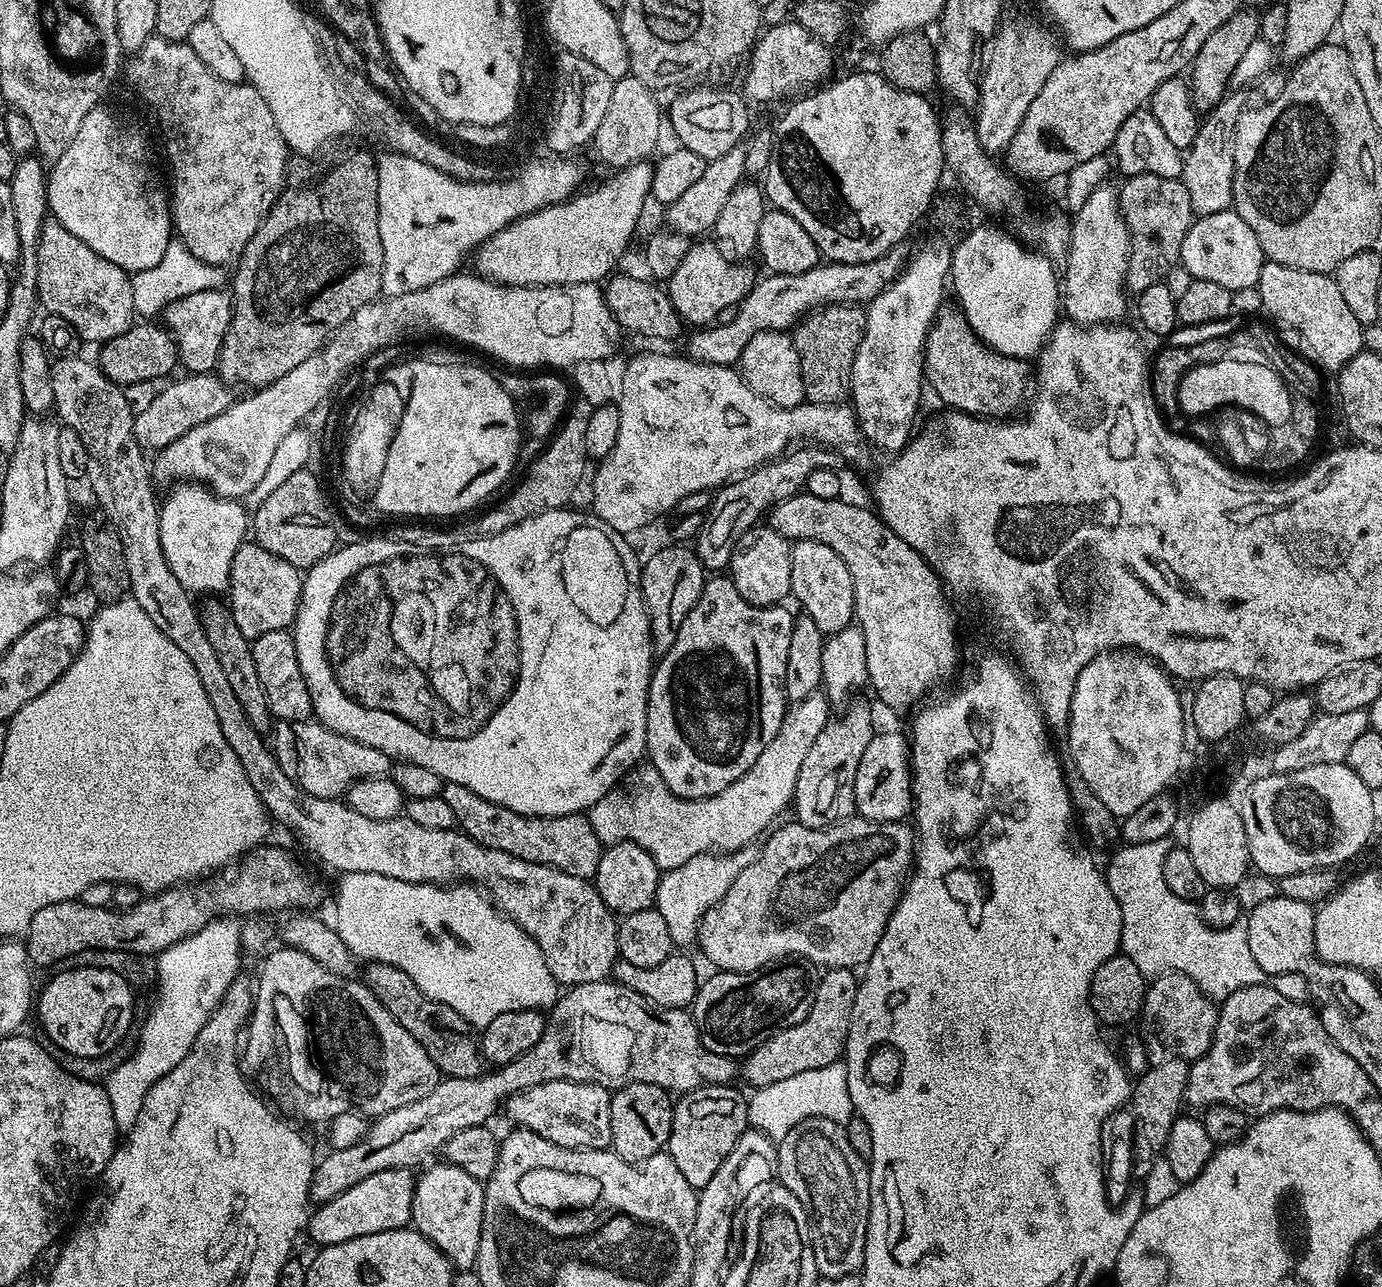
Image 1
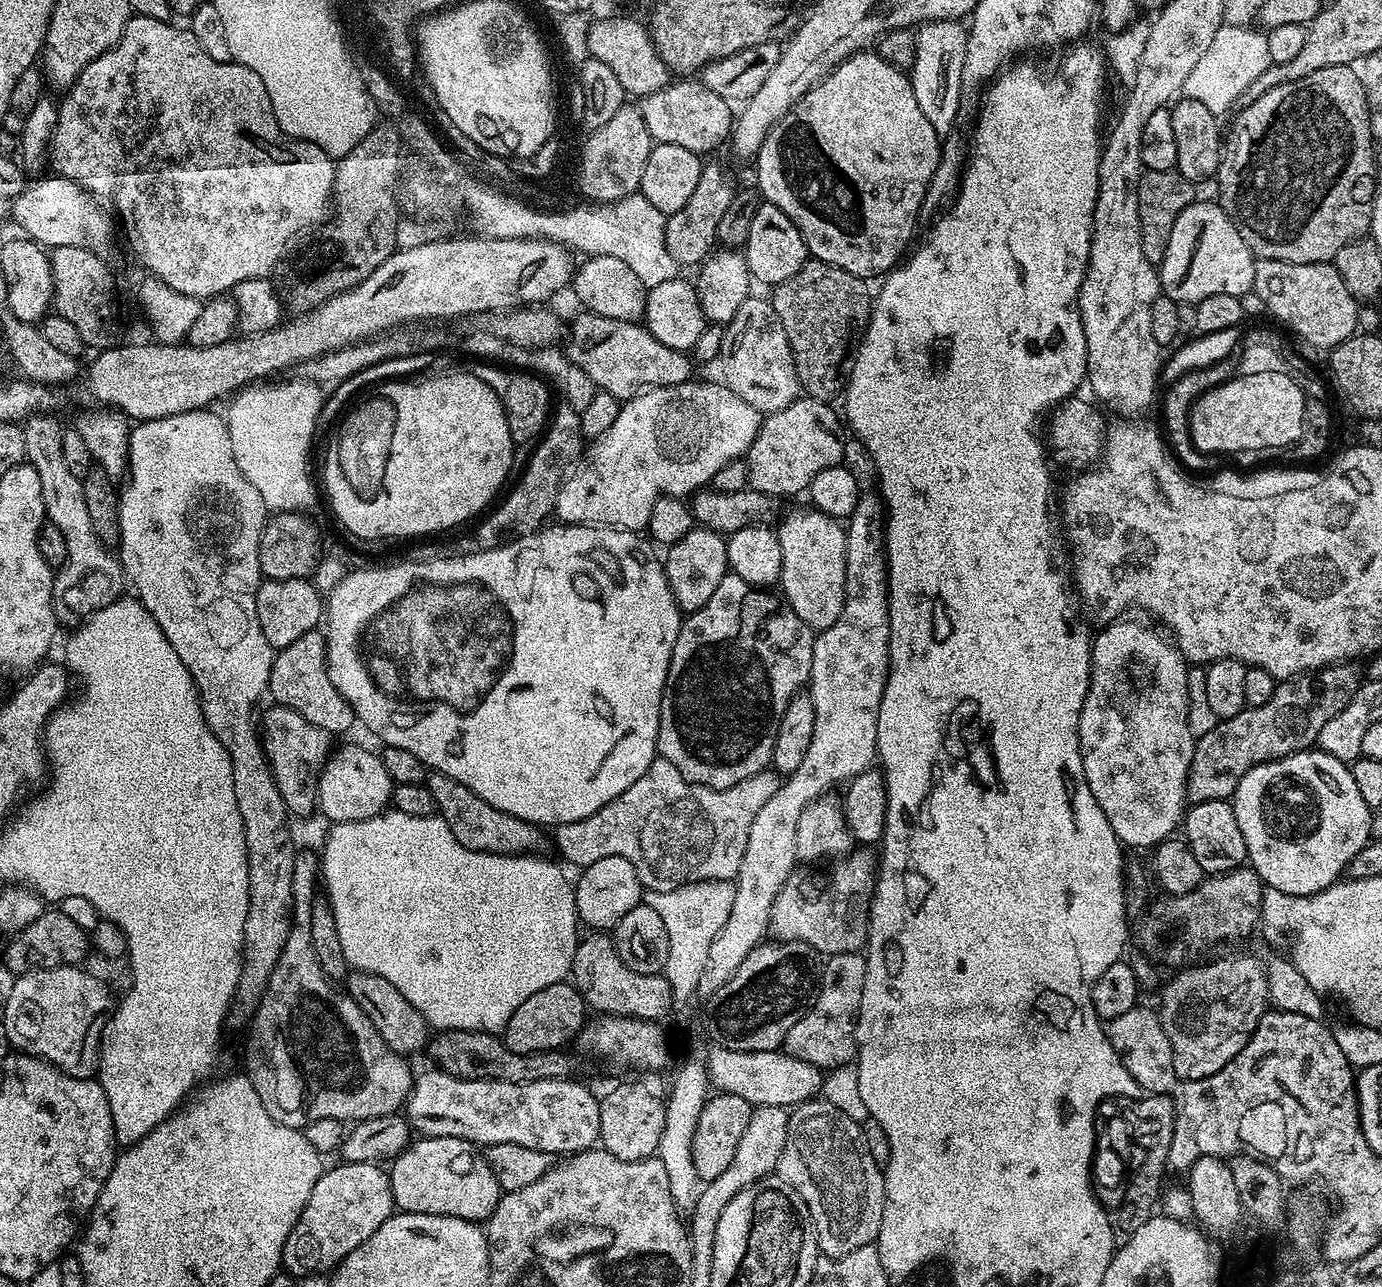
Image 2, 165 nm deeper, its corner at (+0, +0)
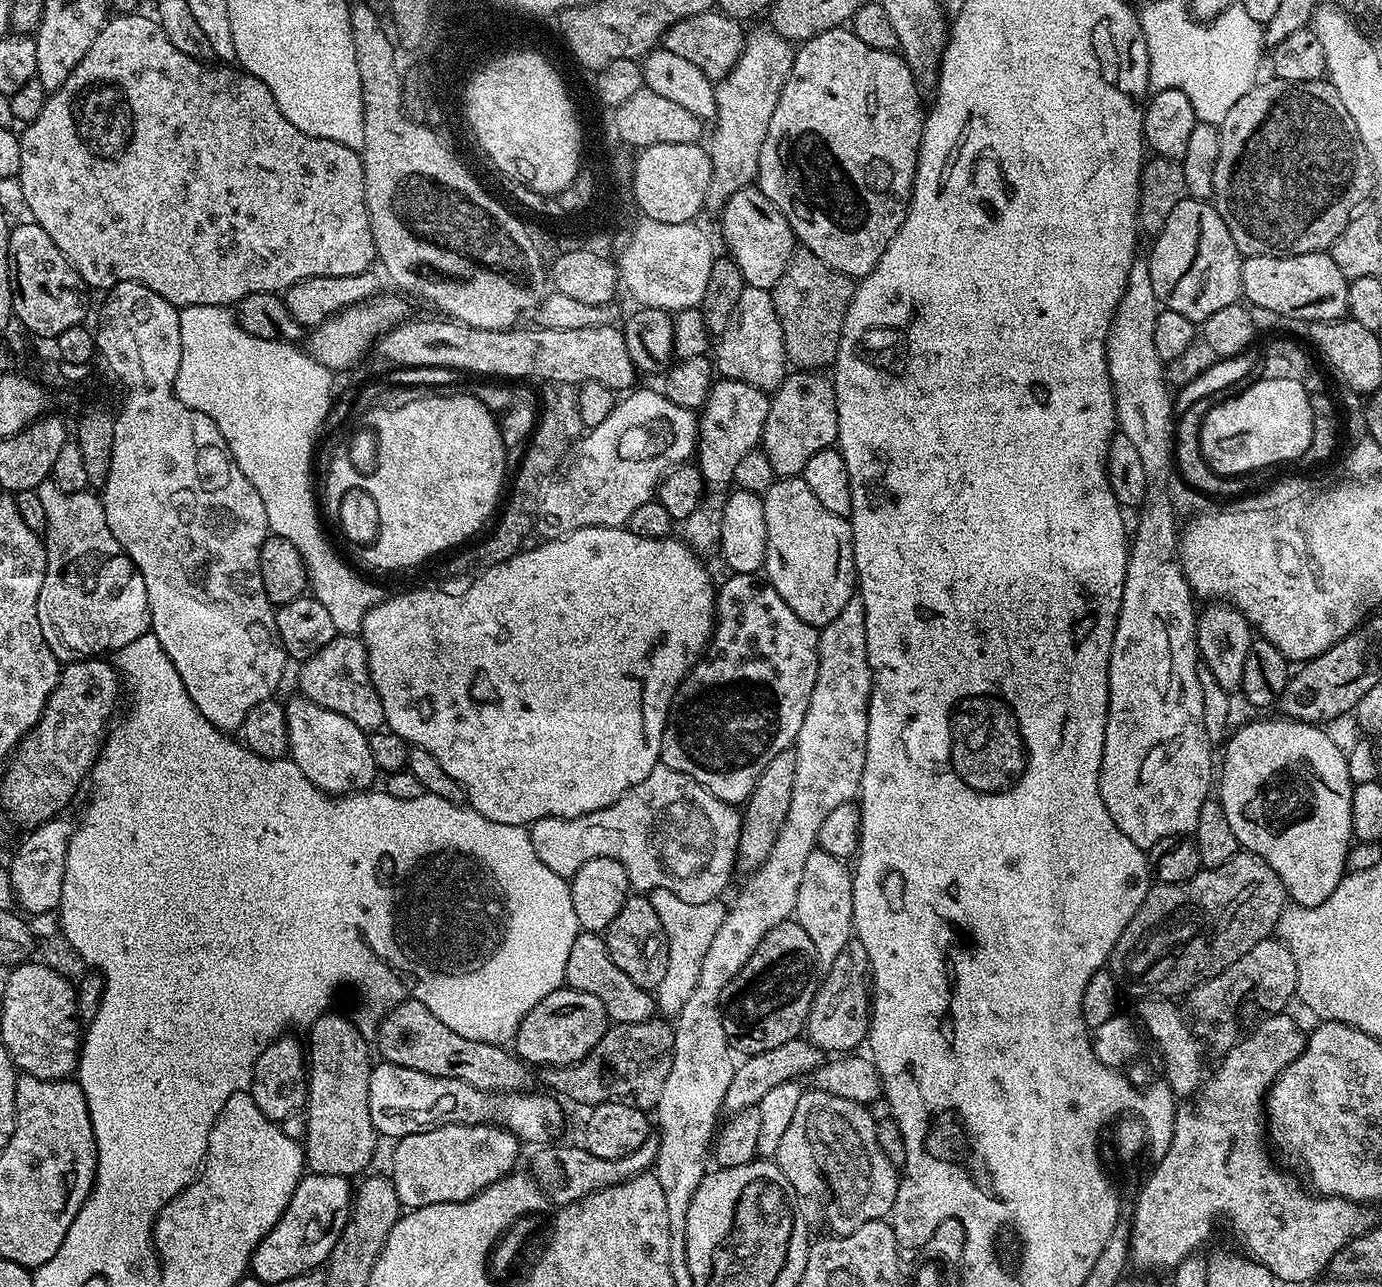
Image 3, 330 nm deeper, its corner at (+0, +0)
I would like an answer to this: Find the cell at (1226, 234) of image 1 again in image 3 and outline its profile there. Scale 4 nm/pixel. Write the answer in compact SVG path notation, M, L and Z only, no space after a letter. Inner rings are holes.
M1191 198L1178 202L1178 206L1170 210L1170 218L1166 218L1166 226L1162 226L1162 230L1151 243L1152 253L1147 253L1146 256L1150 282L1154 282L1154 294L1164 308L1174 310L1193 322L1203 322L1210 318L1210 314L1223 310L1225 306L1237 303L1241 299L1244 291L1242 286L1244 260L1214 203Z

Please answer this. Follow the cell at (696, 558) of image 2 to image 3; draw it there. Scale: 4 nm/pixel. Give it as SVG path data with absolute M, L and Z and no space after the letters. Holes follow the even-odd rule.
M720 378L713 383L704 407L699 409L700 435L696 438L694 463L704 479L704 493L694 514L679 521L678 532L684 543L701 558L708 558L711 552L716 554L720 551L722 510L734 484L734 470L743 456L763 441L766 414L770 414L771 405L769 393L765 389L750 386L750 382Z

